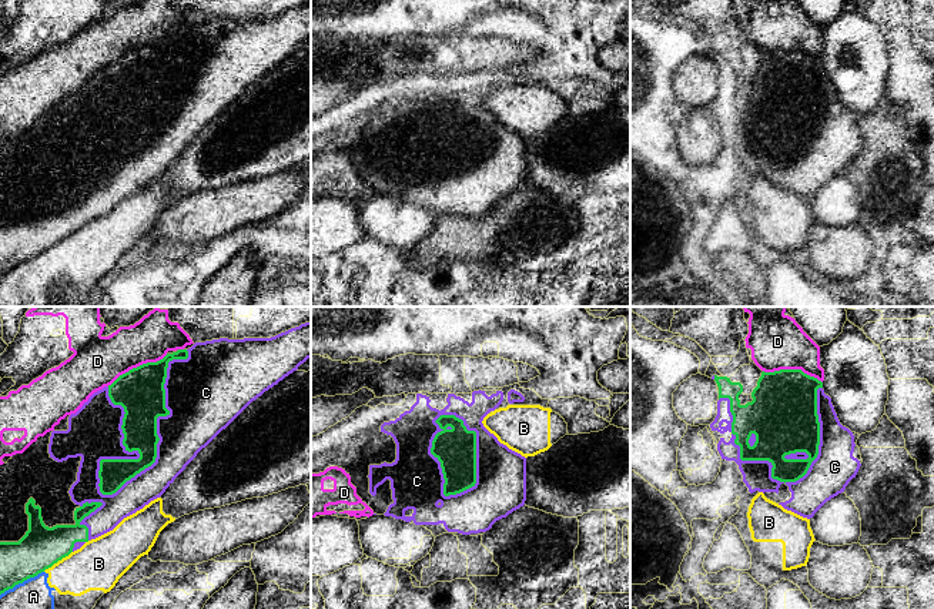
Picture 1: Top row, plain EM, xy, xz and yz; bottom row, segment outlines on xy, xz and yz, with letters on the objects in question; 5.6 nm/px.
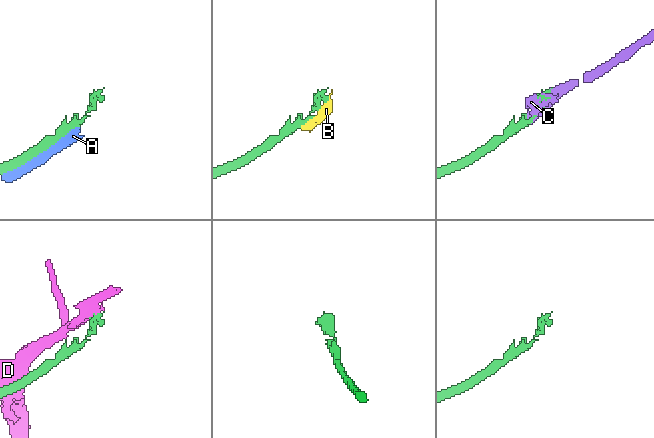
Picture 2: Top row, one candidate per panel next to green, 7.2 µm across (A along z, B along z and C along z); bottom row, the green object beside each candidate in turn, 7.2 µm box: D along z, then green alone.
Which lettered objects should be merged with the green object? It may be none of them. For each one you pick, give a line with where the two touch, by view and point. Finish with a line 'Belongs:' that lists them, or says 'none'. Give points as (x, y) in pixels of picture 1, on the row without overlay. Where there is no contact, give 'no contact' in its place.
C: xy (156, 103)
Belongs: C

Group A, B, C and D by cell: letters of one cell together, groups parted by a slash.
A B / C / D

